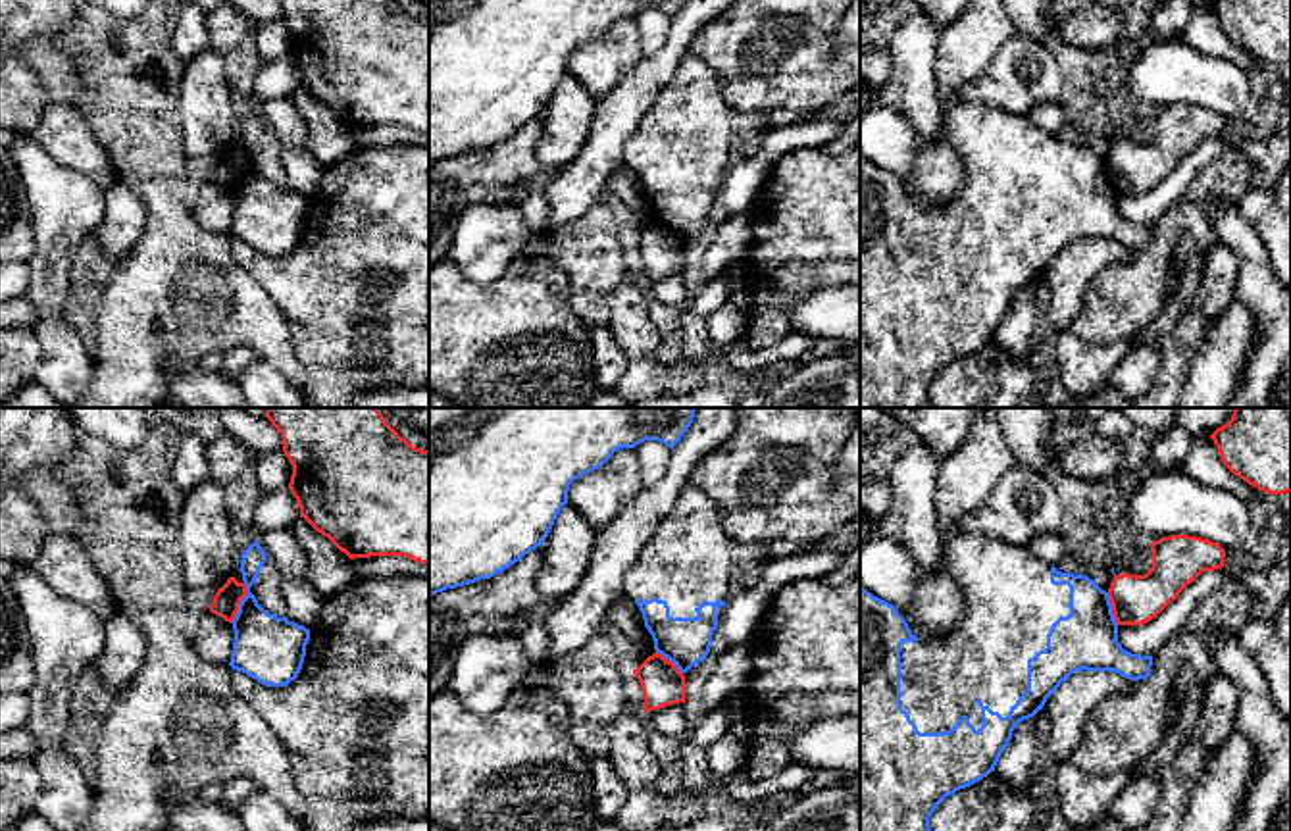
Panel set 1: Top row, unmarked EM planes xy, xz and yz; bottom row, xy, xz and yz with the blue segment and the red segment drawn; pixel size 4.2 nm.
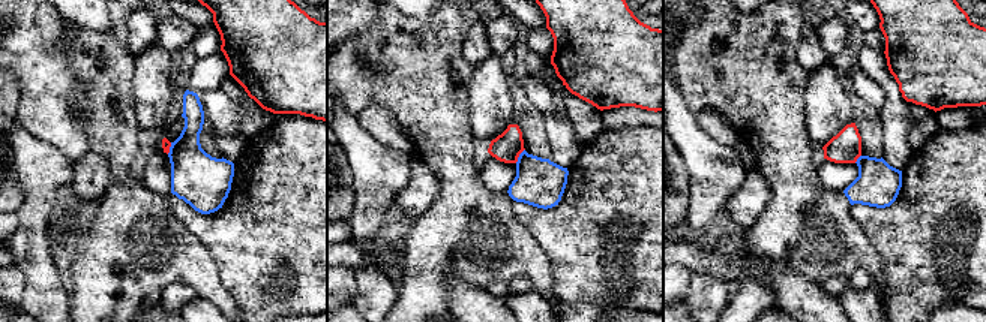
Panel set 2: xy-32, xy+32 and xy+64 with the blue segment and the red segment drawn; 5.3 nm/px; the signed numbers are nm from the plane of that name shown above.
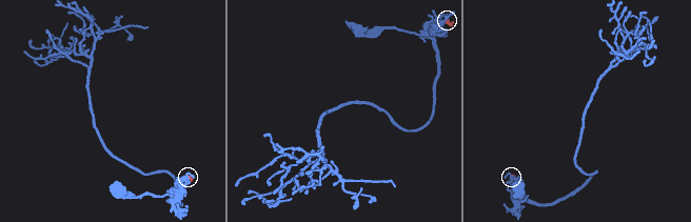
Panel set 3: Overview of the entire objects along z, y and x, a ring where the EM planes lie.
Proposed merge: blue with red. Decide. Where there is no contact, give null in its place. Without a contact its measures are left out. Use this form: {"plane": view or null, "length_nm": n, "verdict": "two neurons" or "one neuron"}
{"plane": "xy", "length_nm": 180, "verdict": "two neurons"}

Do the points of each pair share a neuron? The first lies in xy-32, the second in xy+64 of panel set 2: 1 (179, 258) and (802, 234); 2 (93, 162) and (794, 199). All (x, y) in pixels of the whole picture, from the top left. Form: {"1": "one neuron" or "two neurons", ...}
{"1": "one neuron", "2": "two neurons"}

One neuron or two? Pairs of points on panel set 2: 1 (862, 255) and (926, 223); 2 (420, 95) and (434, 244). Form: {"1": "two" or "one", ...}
{"1": "two", "2": "one"}

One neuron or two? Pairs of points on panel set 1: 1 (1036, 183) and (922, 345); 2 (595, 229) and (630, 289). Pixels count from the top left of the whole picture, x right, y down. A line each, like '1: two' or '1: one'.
1: one
2: two

